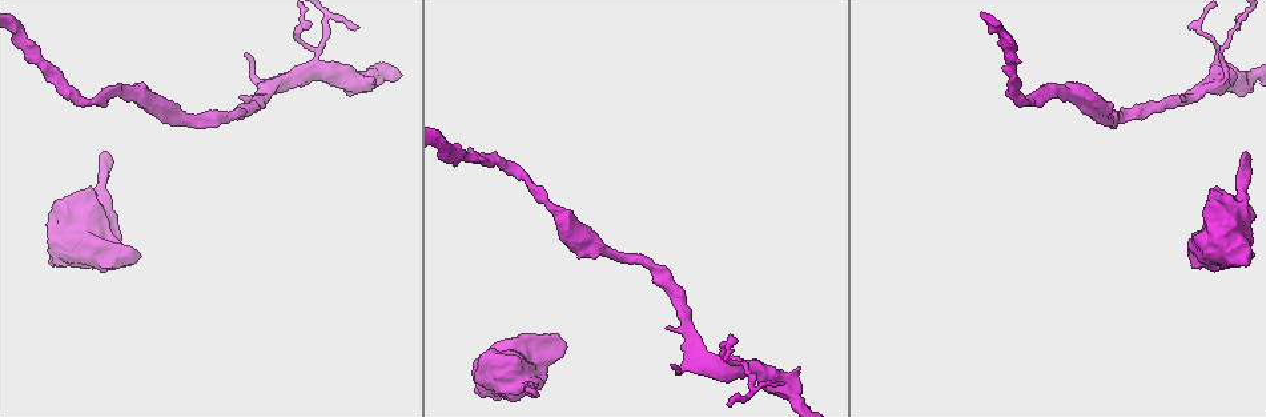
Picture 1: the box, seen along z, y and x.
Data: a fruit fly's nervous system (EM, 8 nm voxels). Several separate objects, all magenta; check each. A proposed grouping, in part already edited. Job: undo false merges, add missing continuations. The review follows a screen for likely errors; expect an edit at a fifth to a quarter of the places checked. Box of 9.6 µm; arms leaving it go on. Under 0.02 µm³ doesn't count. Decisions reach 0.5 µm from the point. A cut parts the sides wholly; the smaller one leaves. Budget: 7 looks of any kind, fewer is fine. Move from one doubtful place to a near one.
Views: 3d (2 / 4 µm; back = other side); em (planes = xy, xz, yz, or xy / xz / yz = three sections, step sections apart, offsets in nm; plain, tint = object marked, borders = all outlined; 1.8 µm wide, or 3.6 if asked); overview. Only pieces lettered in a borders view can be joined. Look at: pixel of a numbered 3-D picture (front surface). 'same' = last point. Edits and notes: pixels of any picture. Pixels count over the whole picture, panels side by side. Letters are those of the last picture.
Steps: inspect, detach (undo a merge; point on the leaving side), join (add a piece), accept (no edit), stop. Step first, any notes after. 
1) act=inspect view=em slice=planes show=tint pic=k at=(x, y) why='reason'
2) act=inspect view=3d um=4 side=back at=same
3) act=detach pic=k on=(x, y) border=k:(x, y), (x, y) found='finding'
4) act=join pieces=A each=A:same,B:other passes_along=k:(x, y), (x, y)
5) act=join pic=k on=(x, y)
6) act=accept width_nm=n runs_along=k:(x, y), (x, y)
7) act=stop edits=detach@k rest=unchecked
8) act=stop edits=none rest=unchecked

act=inspect view=em um=3.6 slice=xz step=8 show=tint pic=1 at=(128, 256) why='calibre changes'

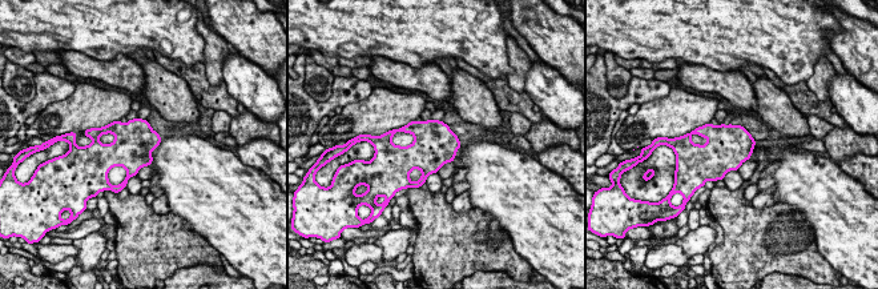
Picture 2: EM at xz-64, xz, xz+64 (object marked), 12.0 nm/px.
act=inspect view=em um=3.6 slice=planes show=tint at=same

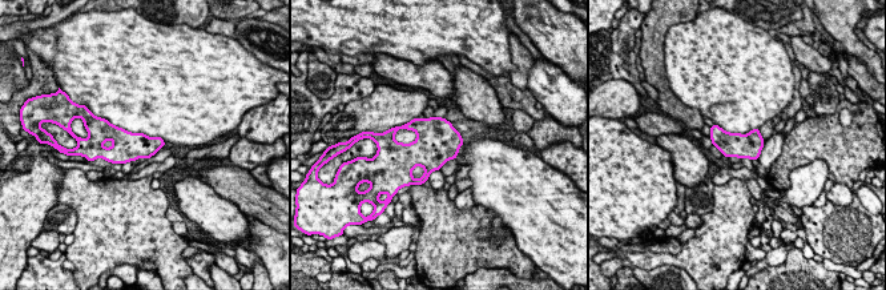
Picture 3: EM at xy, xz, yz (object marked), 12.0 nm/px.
act=inspect view=em um=3.6 slice=planes show=borders at=same

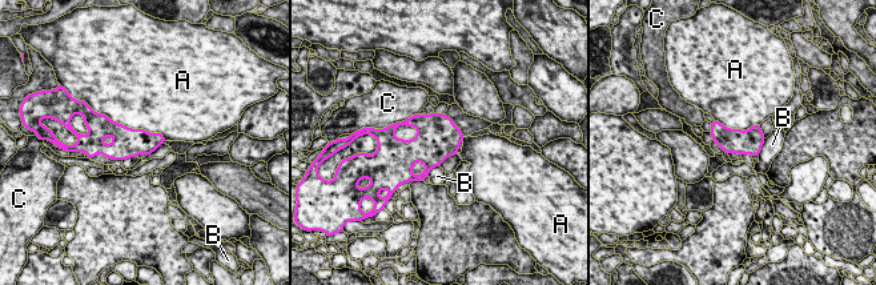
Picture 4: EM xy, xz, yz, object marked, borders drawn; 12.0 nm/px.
act=accept each=A:other,B:other,C:other border=4:(103, 113), (165, 140) found='all the same neuron'

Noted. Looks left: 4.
act=inspect view=em slice=planes show=borders pic=1 at=(476, 393) why='free end'

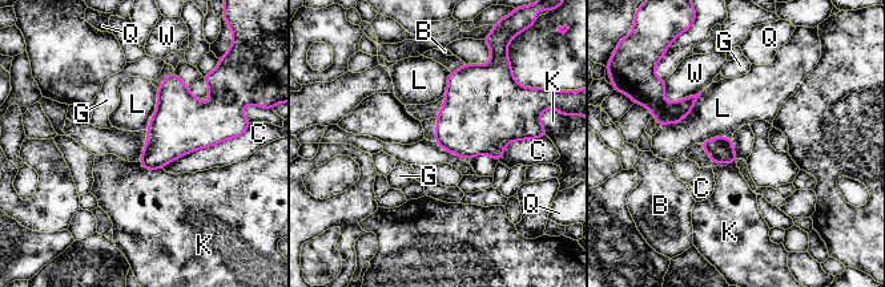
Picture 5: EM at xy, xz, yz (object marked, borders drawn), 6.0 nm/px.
act=accept each=B:other,C:other,G:other,K:other,L:other,Q:other,W:other border=5:(712, 162), (736, 164) found='no lettered piece goes on from it'

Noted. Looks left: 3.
act=inspect view=em slice=planes show=borders pic=1 at=(672, 366) why='thin end'

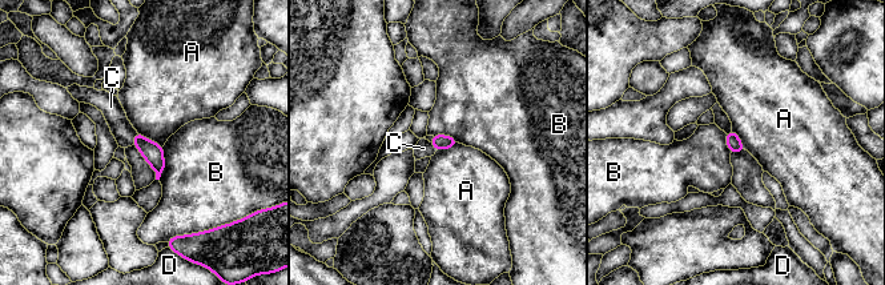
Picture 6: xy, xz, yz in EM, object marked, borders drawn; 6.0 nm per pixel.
act=join pieces=C each=A:other,B:other,C:same,D:other passes_along=6:(152, 152), (135, 137), (111, 107) found='the neuron continues'

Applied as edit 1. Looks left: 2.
act=stop edits=join@6 rest=unchecked

